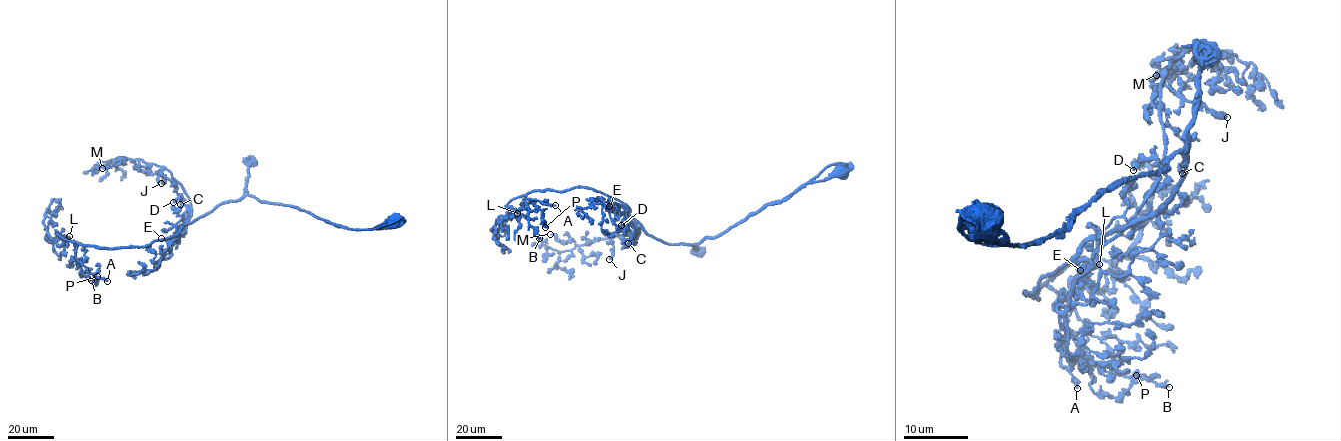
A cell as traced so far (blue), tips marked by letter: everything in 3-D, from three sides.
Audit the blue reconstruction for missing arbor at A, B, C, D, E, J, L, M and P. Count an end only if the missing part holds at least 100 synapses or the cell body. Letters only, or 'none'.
A

